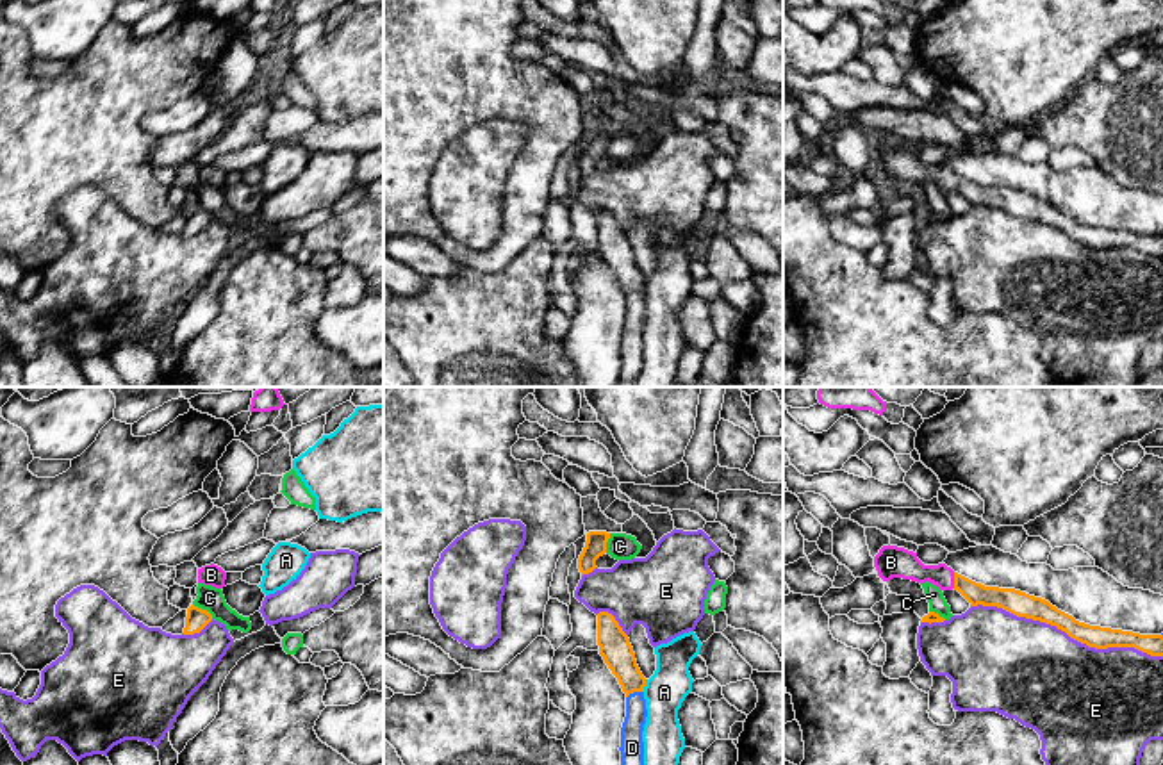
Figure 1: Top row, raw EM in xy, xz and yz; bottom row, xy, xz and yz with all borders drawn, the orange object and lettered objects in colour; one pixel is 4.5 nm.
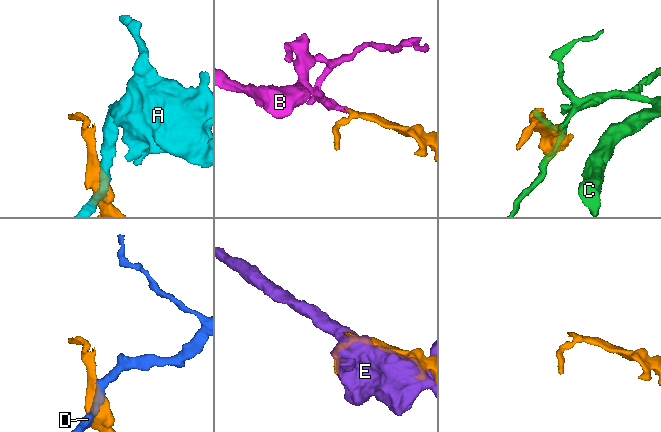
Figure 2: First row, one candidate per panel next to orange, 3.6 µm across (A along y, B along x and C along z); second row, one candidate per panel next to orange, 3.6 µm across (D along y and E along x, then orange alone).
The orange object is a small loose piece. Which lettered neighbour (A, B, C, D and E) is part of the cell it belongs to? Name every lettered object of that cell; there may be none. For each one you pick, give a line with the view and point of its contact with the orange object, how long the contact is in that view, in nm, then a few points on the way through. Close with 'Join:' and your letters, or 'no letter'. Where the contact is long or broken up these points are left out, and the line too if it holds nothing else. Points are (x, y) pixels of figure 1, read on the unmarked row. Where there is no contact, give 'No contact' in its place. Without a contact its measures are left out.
B: Touches orange at yz (955, 180). Shared border 70 nm. Path across: yz (974, 193), (955, 180), (919, 173), (903, 164)
Join: B

